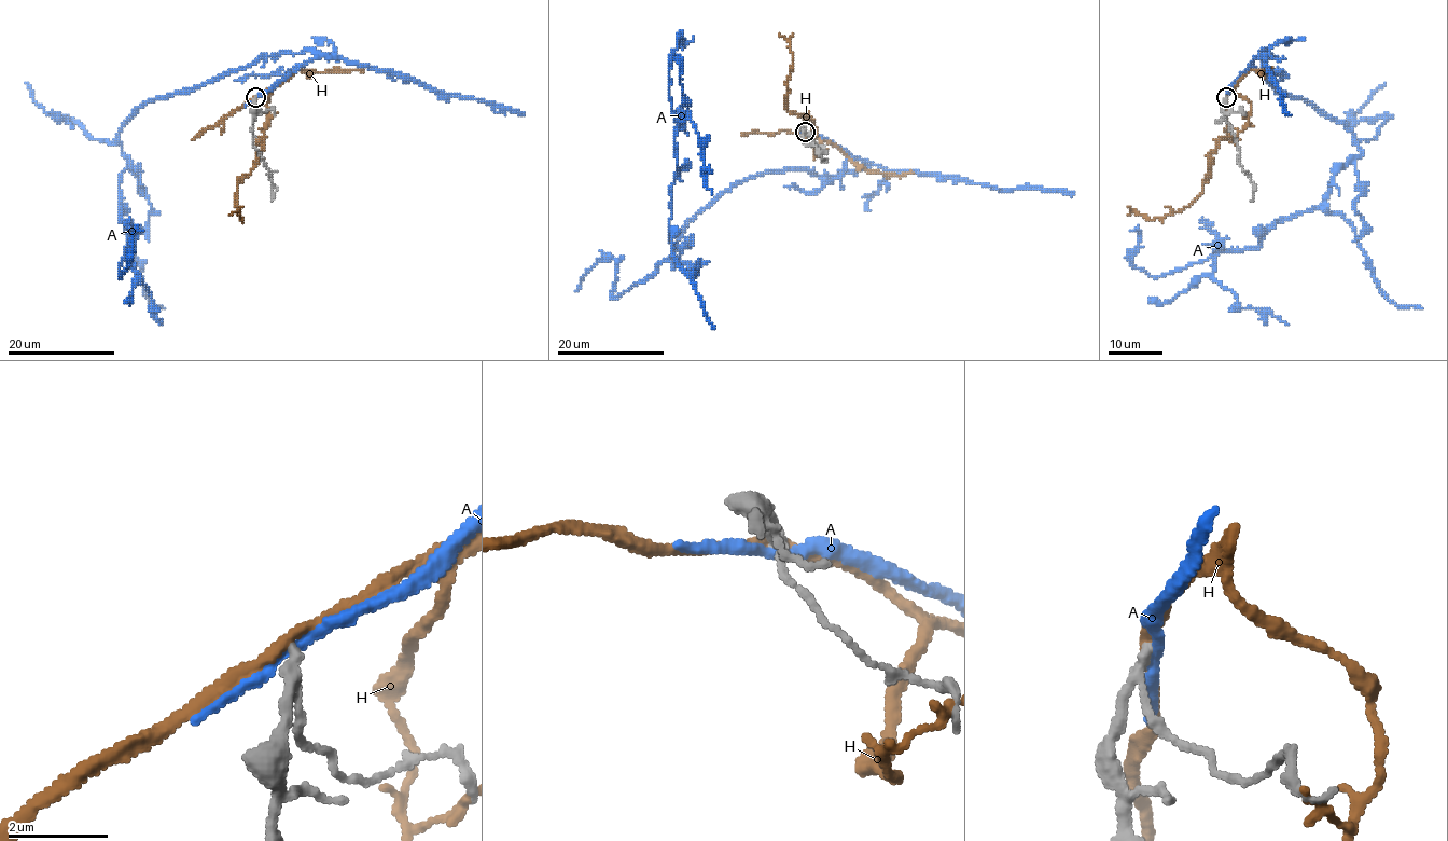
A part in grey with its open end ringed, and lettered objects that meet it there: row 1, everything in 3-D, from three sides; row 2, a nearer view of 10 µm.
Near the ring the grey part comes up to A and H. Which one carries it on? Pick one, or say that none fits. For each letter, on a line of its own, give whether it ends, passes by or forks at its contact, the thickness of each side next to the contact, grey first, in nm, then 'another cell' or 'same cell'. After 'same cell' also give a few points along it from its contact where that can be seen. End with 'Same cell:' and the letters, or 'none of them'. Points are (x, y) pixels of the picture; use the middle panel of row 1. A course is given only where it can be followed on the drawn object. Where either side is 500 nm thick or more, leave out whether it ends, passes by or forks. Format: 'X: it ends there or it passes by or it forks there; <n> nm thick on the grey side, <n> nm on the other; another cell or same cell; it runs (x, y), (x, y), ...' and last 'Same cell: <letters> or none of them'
A: it passes by; 180 nm thick on the grey side, 220 nm on the other; same cell; it runs (805, 133), (867, 165), (733, 184), (686, 223), (673, 267), (669, 61), (692, 37)
H: it passes by; 170 nm thick on the grey side, 200 nm on the other; another cell
Same cell: A

